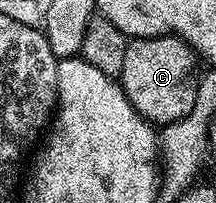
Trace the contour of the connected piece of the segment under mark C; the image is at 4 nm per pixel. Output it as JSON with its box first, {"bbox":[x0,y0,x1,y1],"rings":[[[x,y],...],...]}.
{"bbox":[120,34,200,126],"rings":[[[177,34],[131,39],[124,50],[120,83],[128,102],[154,126],[175,124],[194,109],[198,93],[200,57],[190,43]]]}

